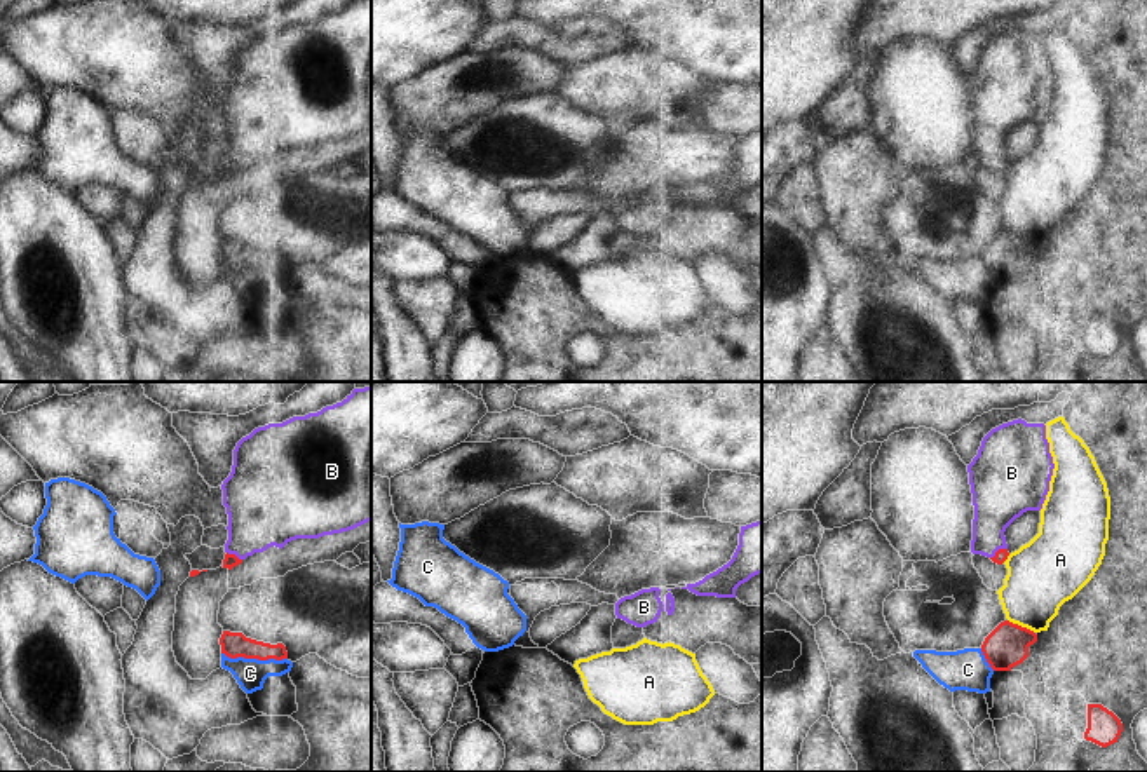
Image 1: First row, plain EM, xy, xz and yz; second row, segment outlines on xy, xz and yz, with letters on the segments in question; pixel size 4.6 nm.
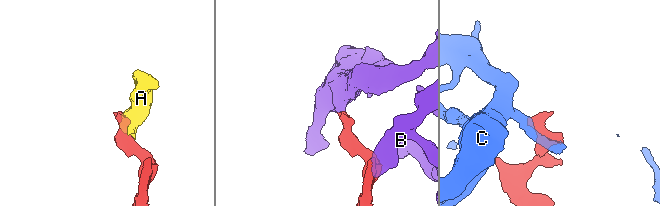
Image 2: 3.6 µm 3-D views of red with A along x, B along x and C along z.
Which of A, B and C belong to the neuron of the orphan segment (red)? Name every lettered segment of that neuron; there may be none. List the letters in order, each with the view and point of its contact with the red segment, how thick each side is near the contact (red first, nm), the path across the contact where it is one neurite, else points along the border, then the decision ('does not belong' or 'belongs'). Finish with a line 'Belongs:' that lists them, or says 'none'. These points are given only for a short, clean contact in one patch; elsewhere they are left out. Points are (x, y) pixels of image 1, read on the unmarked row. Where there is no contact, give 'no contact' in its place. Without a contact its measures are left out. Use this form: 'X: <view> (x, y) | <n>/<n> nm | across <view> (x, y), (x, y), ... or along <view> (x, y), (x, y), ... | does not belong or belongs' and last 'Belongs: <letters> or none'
A: yz (1020, 236) | 190/320 nm | does not belong
B: yz (997, 161) | 60/240 nm | across yz (1001, 164), (997, 161), (996, 115), (999, 107) | belongs
C: xy (255, 267) | 120/140 nm | along xy (222, 262), (230, 267), (286, 269) | does not belong
Belongs: B

